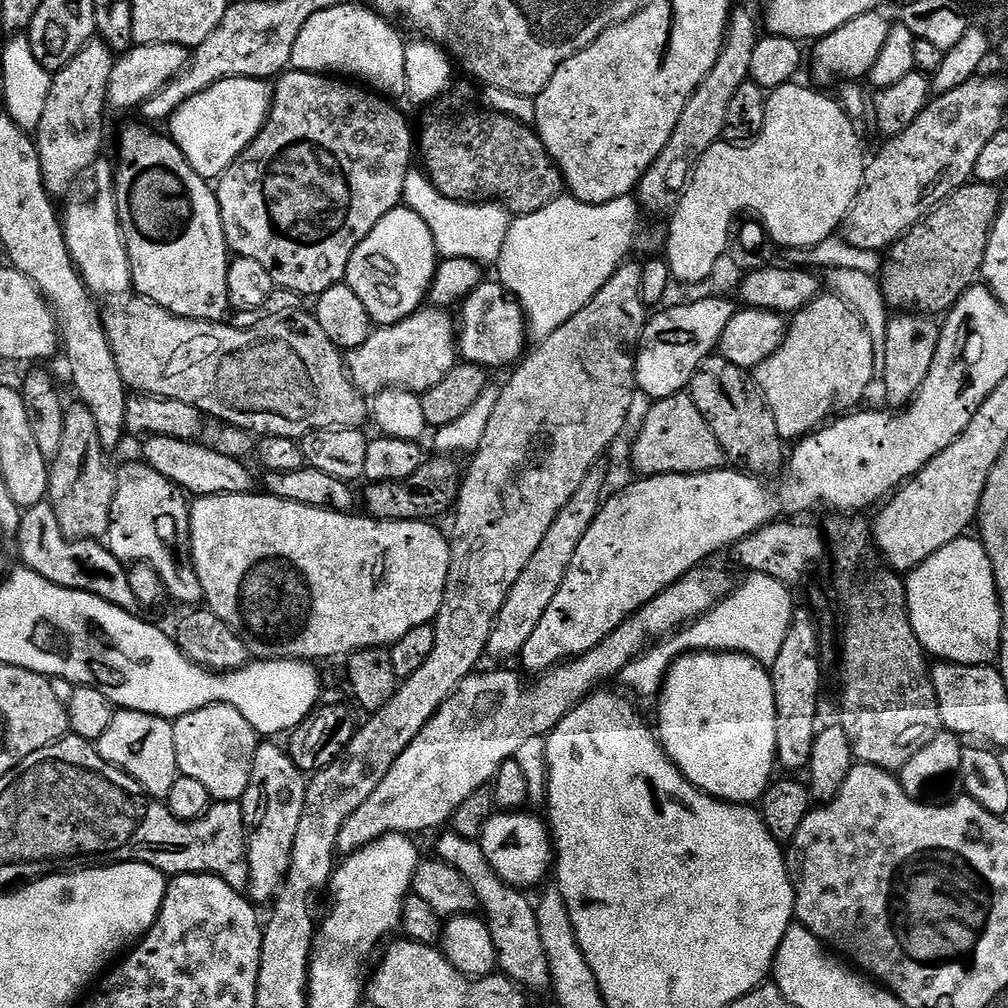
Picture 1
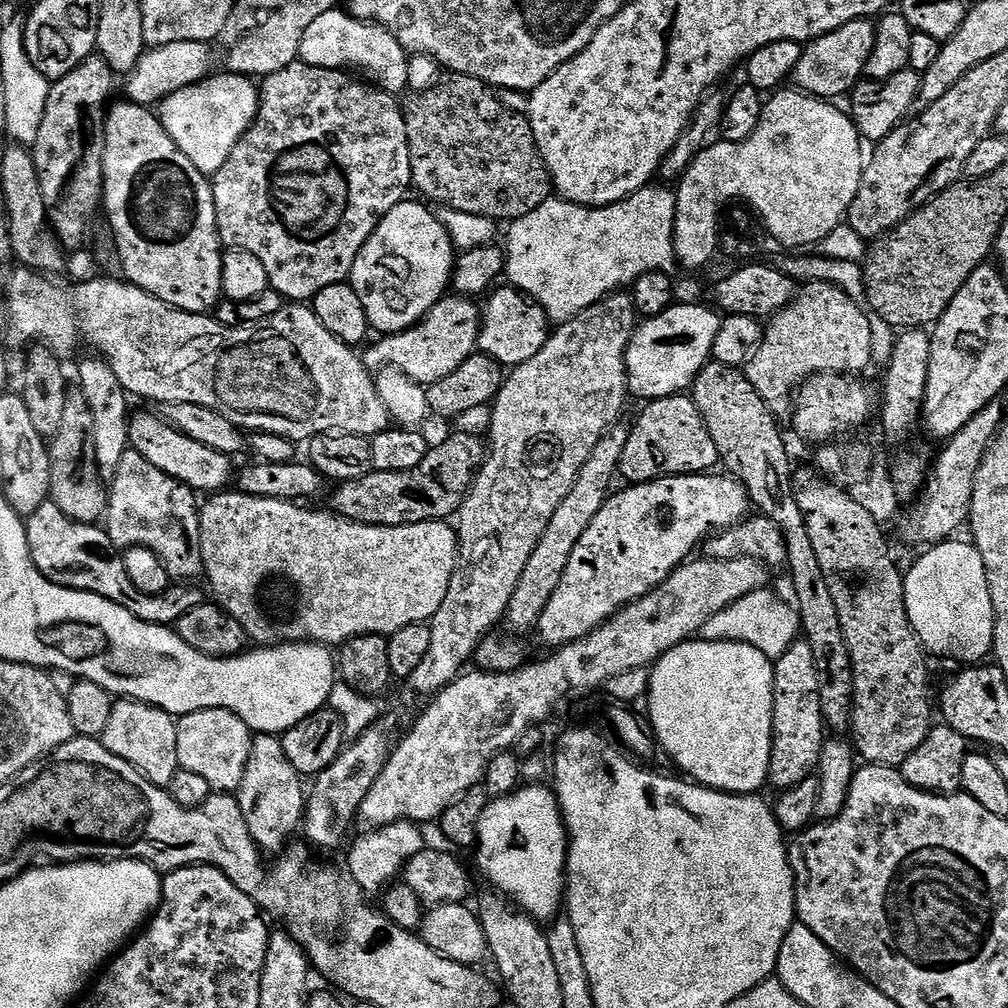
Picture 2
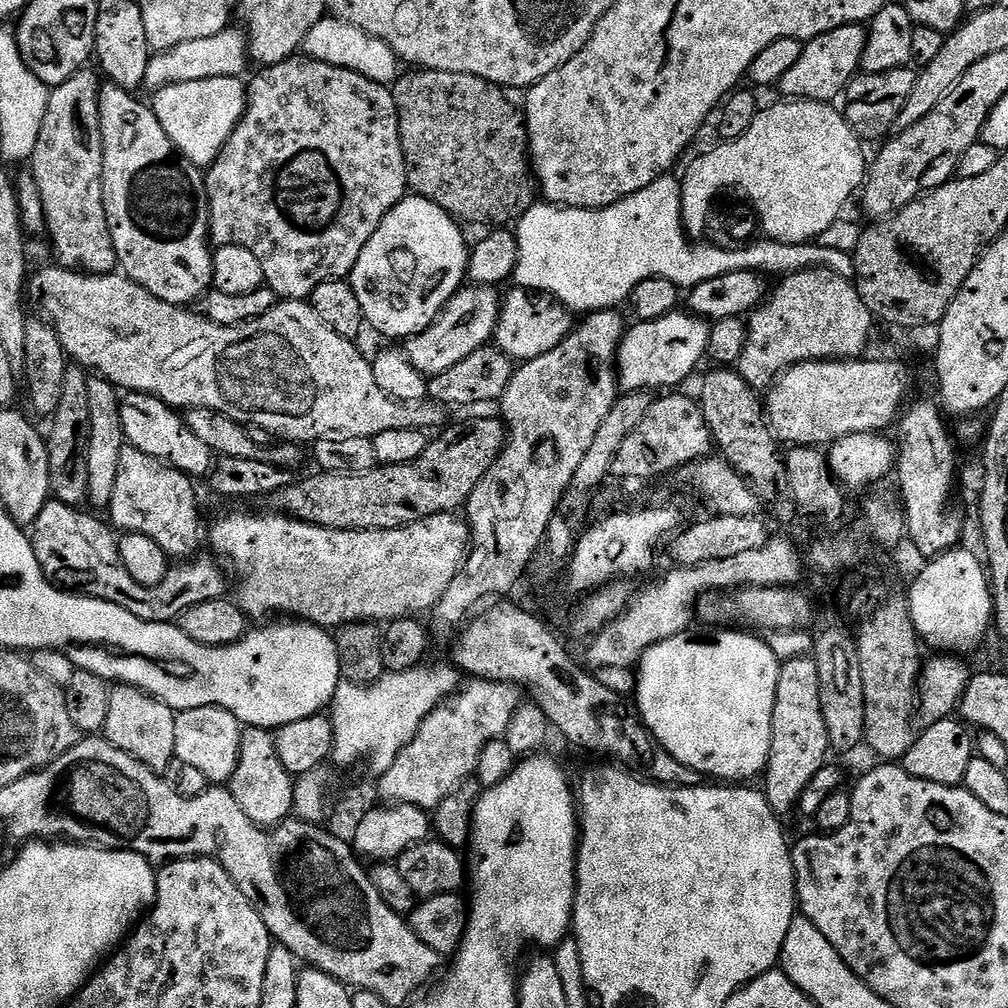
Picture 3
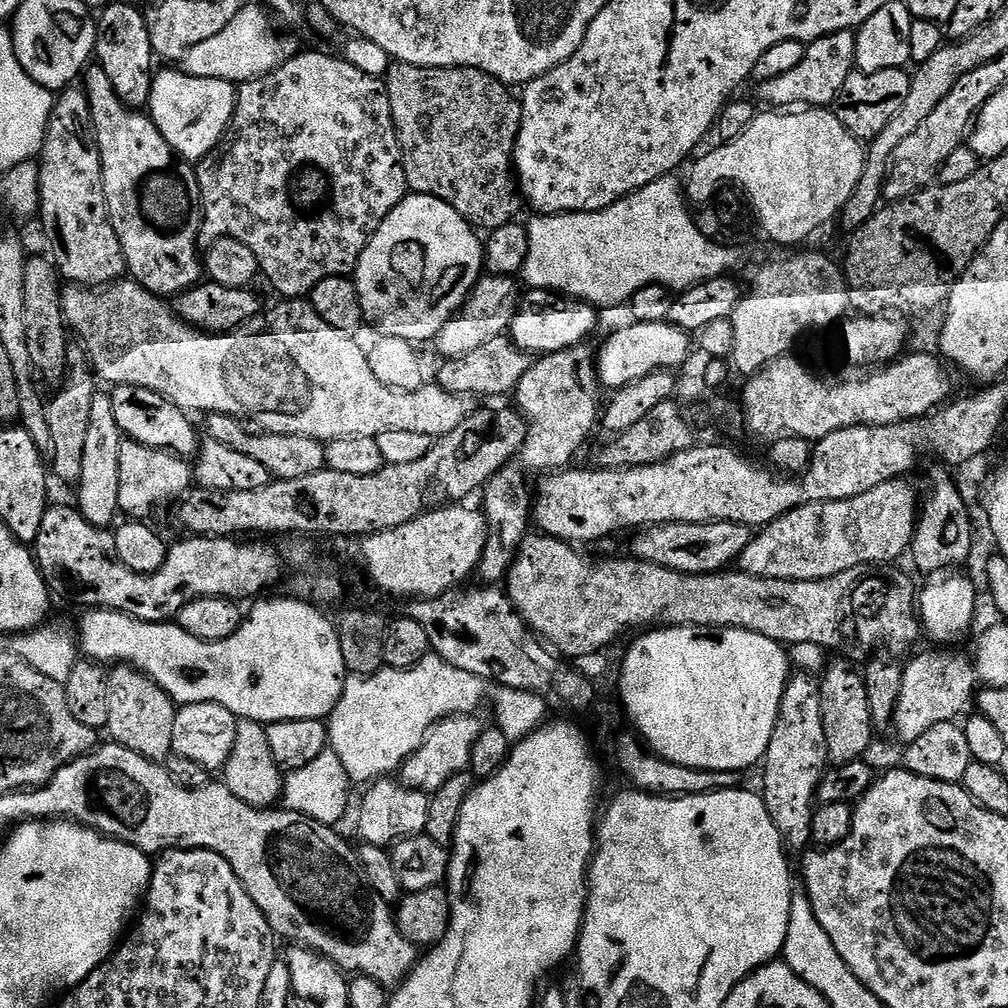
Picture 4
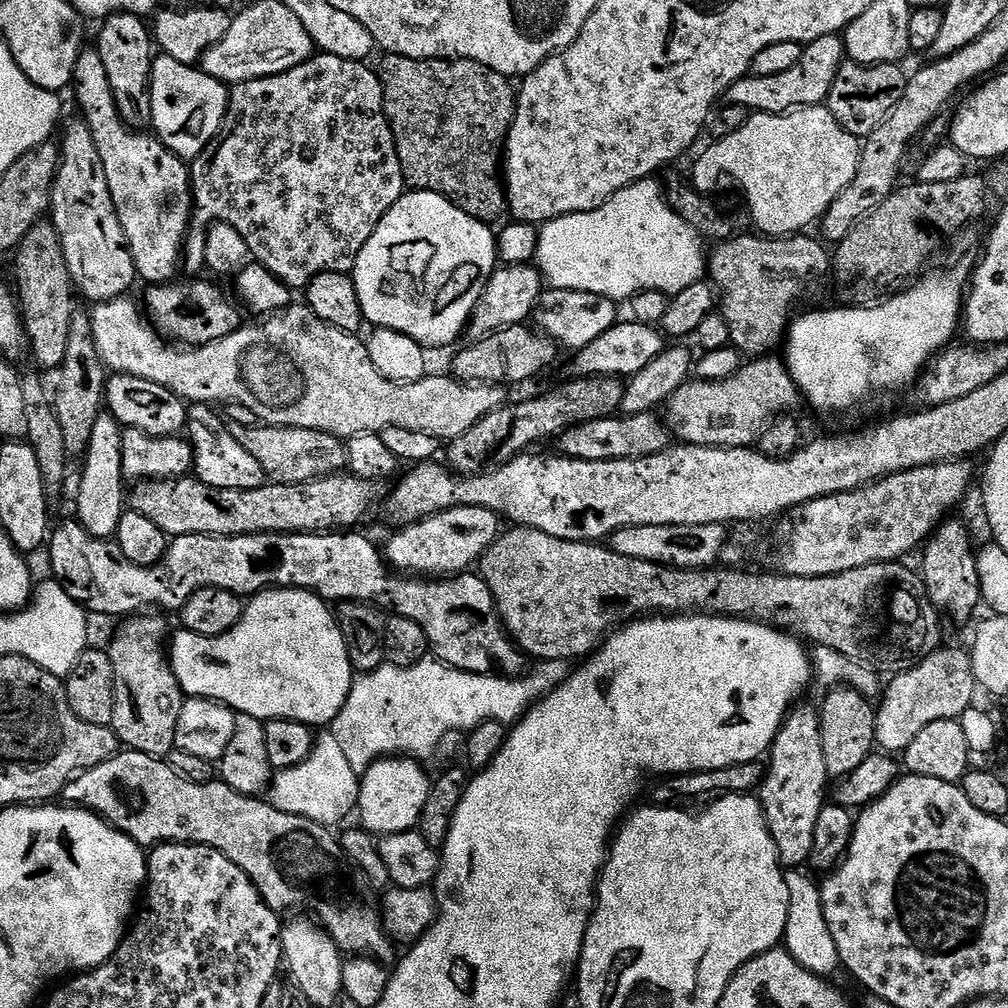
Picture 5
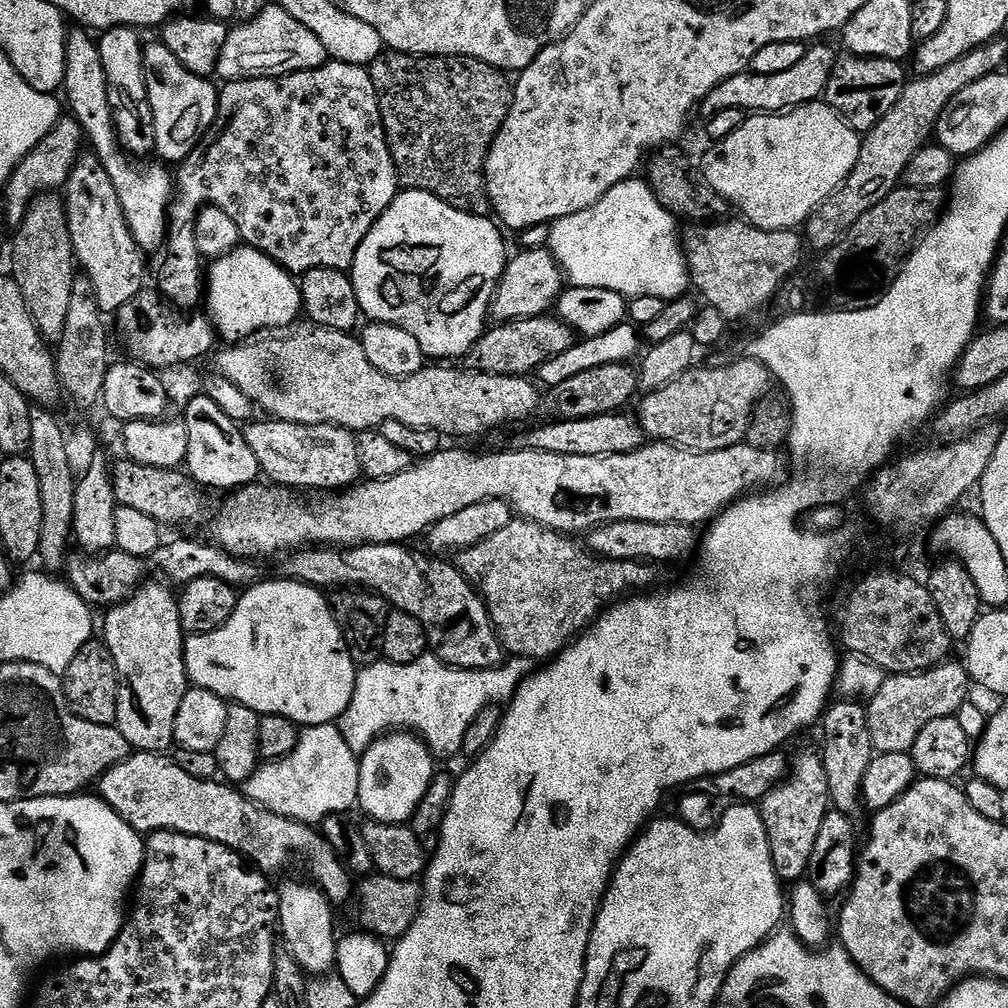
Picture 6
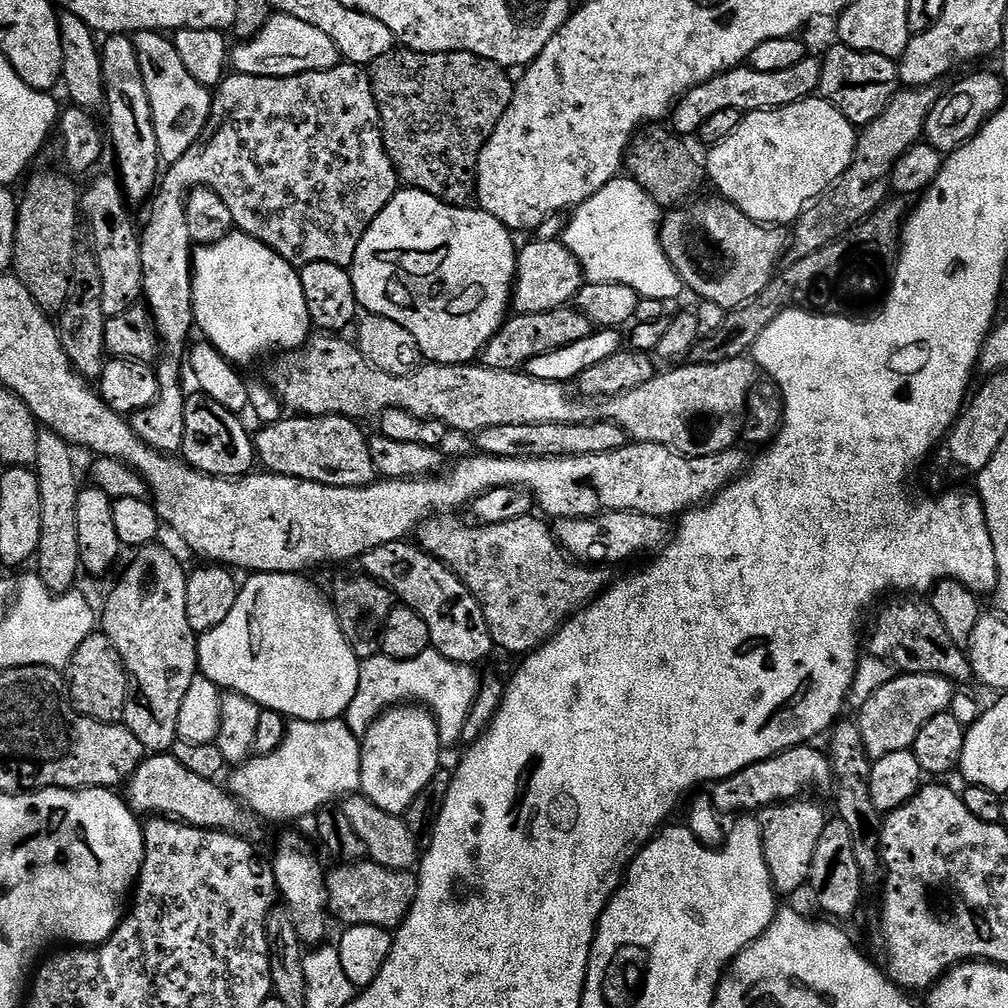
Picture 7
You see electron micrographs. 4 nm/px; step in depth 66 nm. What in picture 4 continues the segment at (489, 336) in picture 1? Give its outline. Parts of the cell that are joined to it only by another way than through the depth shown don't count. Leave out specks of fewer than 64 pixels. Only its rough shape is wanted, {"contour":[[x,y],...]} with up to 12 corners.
{"contour":[[528,290],[510,335],[523,352],[585,343],[597,305]]}

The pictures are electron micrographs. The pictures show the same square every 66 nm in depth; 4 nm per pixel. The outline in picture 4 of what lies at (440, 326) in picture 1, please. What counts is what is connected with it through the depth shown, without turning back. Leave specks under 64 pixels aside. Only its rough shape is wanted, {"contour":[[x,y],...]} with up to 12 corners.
{"contour":[[481,275],[436,336],[457,360],[505,335],[522,299],[510,276]]}

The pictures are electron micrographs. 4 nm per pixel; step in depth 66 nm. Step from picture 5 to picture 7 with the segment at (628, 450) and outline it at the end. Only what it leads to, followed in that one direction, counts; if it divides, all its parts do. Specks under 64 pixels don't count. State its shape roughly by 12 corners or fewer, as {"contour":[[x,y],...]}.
{"contour":[[617,424],[490,426],[498,458],[589,456],[624,447]]}

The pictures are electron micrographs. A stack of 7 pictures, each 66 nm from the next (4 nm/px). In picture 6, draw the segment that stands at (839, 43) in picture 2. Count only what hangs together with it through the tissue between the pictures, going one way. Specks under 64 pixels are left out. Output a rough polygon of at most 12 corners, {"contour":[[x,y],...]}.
{"contour":[[816,42],[783,74],[739,72],[698,105],[779,114],[823,97],[838,52]]}

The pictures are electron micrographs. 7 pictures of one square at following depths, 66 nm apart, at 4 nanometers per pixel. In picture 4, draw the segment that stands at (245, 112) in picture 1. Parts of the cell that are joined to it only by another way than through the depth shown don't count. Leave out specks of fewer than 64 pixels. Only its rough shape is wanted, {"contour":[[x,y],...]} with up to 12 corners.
{"contour":[[157,71],[147,111],[177,157],[214,151],[237,85]]}

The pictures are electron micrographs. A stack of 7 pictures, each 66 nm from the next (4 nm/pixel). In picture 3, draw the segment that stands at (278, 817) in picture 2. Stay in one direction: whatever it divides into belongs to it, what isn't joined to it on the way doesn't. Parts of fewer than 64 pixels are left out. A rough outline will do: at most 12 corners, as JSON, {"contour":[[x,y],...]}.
{"contour":[[245,727],[234,802],[265,830],[293,815],[294,777],[275,735]]}

